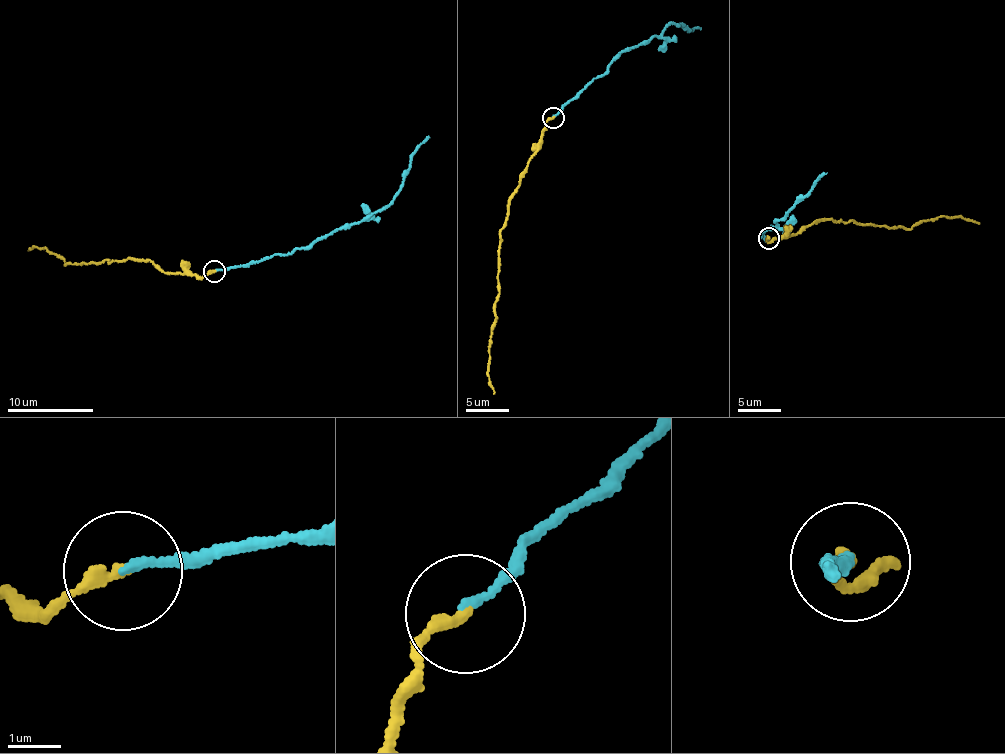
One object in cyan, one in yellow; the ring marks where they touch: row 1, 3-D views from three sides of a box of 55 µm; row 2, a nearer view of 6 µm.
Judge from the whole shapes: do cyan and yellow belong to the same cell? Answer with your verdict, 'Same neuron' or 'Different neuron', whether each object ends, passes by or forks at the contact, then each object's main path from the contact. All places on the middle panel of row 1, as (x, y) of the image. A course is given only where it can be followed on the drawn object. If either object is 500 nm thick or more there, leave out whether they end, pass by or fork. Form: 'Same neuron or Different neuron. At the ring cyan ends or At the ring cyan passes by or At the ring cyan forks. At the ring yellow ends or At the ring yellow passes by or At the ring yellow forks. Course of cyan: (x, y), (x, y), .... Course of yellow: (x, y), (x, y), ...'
Different neuron. At the ring cyan ends. At the ring yellow ends. Course of cyan: (553, 117), (594, 78), (607, 72), (621, 52), (647, 43), (671, 23), (700, 29). Course of yellow: (553, 117), (547, 118), (542, 145), (528, 161), (527, 172), (509, 202), (501, 232), (487, 377), (493, 393)

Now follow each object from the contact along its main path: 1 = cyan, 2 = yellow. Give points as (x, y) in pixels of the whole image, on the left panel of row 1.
1: (214, 272), (247, 266), (275, 254), (290, 254), (385, 209), (400, 187), (412, 156), (428, 136)
2: (214, 272), (199, 278), (163, 271), (143, 259), (129, 257), (111, 263), (65, 265), (44, 246), (28, 251)

